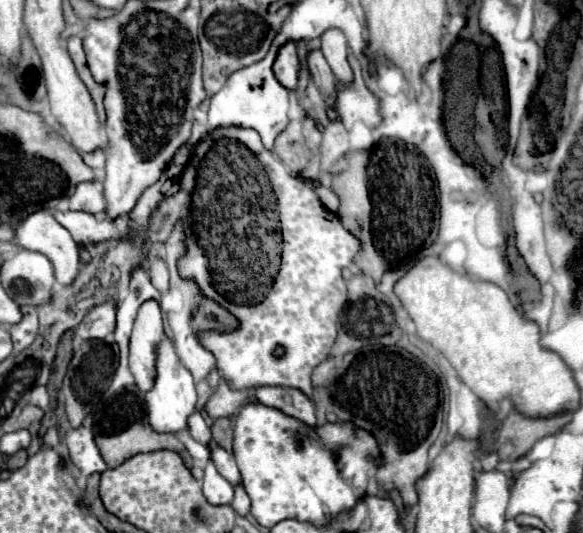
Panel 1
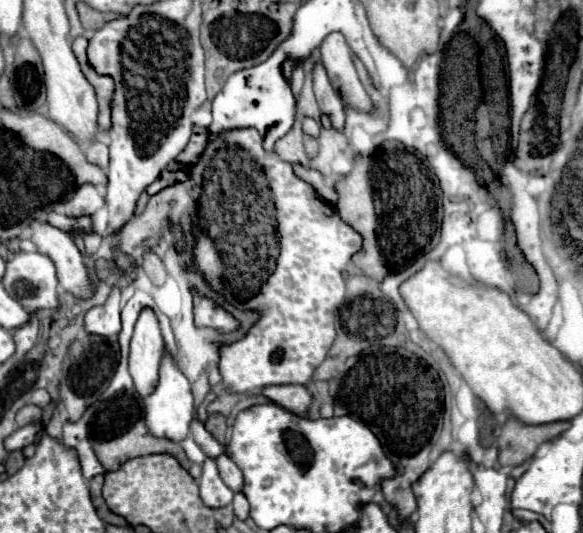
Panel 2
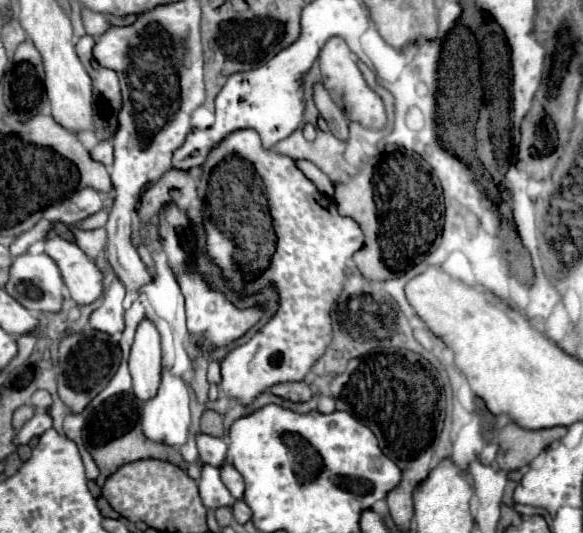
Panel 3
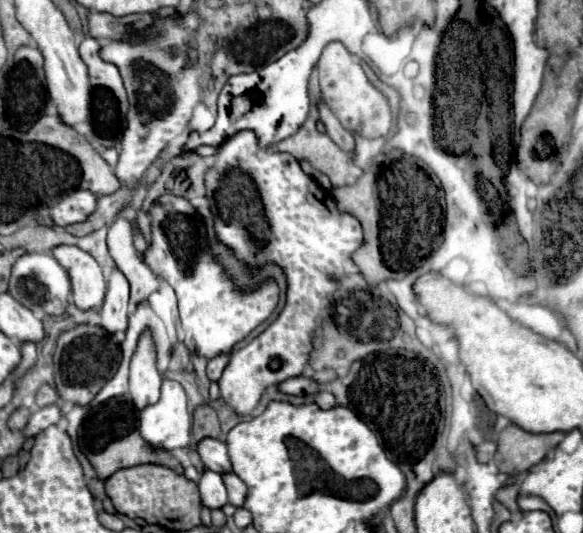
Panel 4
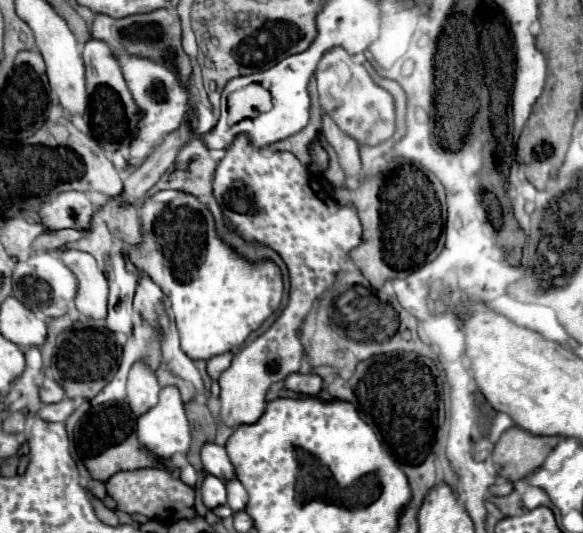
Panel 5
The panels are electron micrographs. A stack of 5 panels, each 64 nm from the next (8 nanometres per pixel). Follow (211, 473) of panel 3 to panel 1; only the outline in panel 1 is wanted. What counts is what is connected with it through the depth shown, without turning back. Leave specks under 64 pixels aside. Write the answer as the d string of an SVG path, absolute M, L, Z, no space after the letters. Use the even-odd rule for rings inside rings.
M208 460L206 468L204 468L204 480L202 480L202 492L204 492L204 498L214 504L214 506L220 506L220 504L230 504L232 498L234 498L234 488L232 484L228 484L228 480L224 480L218 470L214 468L212 460Z

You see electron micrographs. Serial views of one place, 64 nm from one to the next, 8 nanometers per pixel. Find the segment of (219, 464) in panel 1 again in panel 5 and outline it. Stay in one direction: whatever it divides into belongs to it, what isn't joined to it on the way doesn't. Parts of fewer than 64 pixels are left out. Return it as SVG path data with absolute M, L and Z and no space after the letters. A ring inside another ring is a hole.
M230 480L230 482L226 482L226 488L228 488L228 506L232 508L232 512L244 510L246 502L248 502L248 494L246 494L244 486L238 480Z

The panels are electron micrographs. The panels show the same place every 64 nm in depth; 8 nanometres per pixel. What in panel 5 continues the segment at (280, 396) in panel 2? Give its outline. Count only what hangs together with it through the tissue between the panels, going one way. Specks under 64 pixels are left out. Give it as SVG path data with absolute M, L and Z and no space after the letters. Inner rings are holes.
M294 372L292 376L286 378L286 388L298 394L306 394L306 396L318 396L322 390L322 378L316 374L300 374Z

